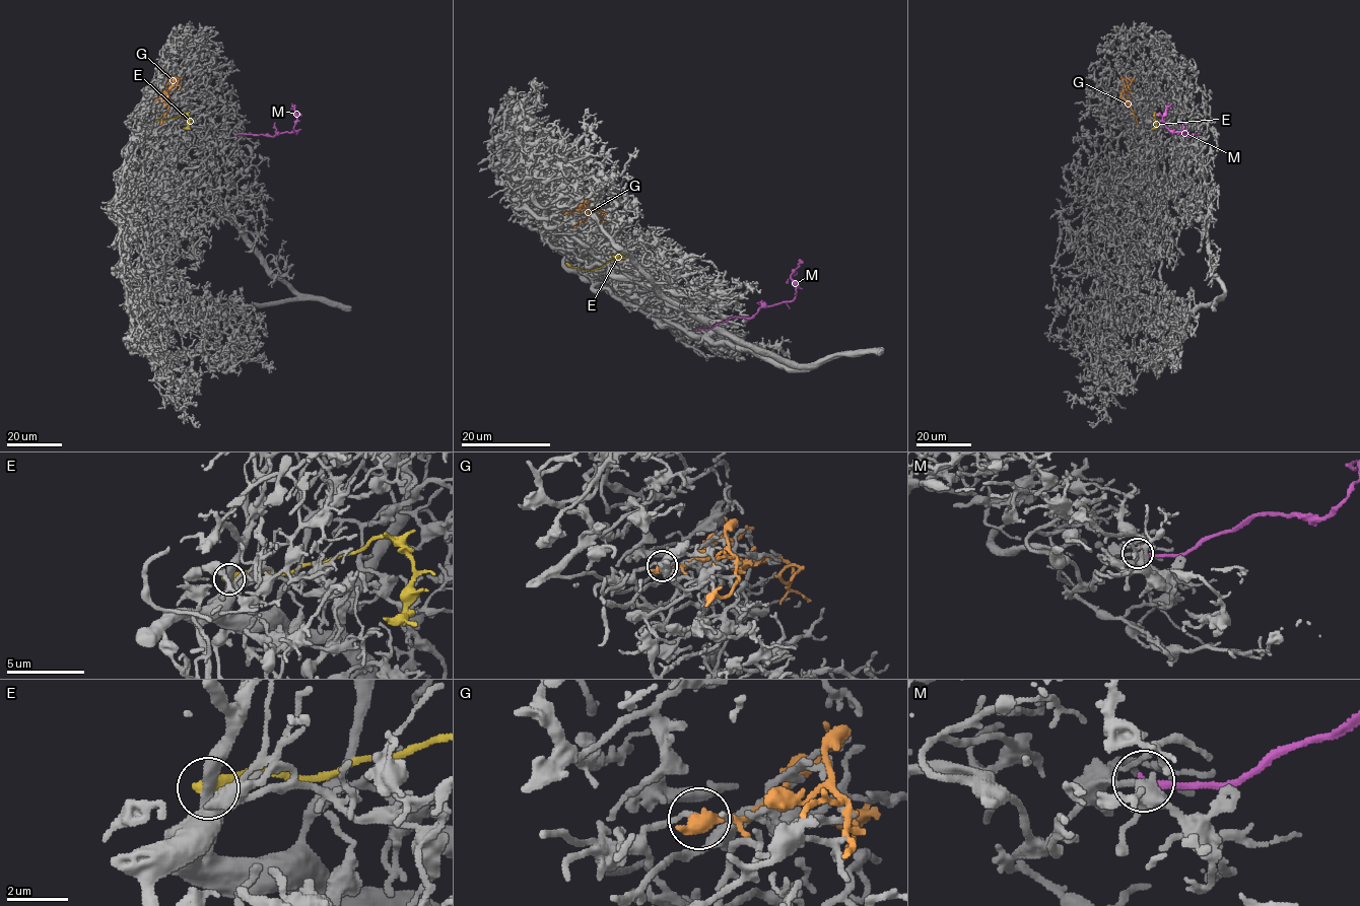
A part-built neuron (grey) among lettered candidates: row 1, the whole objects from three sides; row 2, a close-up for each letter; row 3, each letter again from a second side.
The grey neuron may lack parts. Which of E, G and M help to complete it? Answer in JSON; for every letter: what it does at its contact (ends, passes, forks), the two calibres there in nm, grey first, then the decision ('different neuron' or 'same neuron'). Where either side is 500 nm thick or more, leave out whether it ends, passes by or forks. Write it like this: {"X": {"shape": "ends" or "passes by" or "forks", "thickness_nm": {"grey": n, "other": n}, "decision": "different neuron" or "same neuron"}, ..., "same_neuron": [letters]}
{"E": {"thickness_nm": {"grey": 320, "other": 550}, "decision": "different neuron"}, "G": {"thickness_nm": {"grey": 160, "other": 550}, "decision": "different neuron"}, "M": {"shape": "ends", "thickness_nm": {"grey": 240, "other": 240}, "decision": "different neuron"}, "same_neuron": []}

